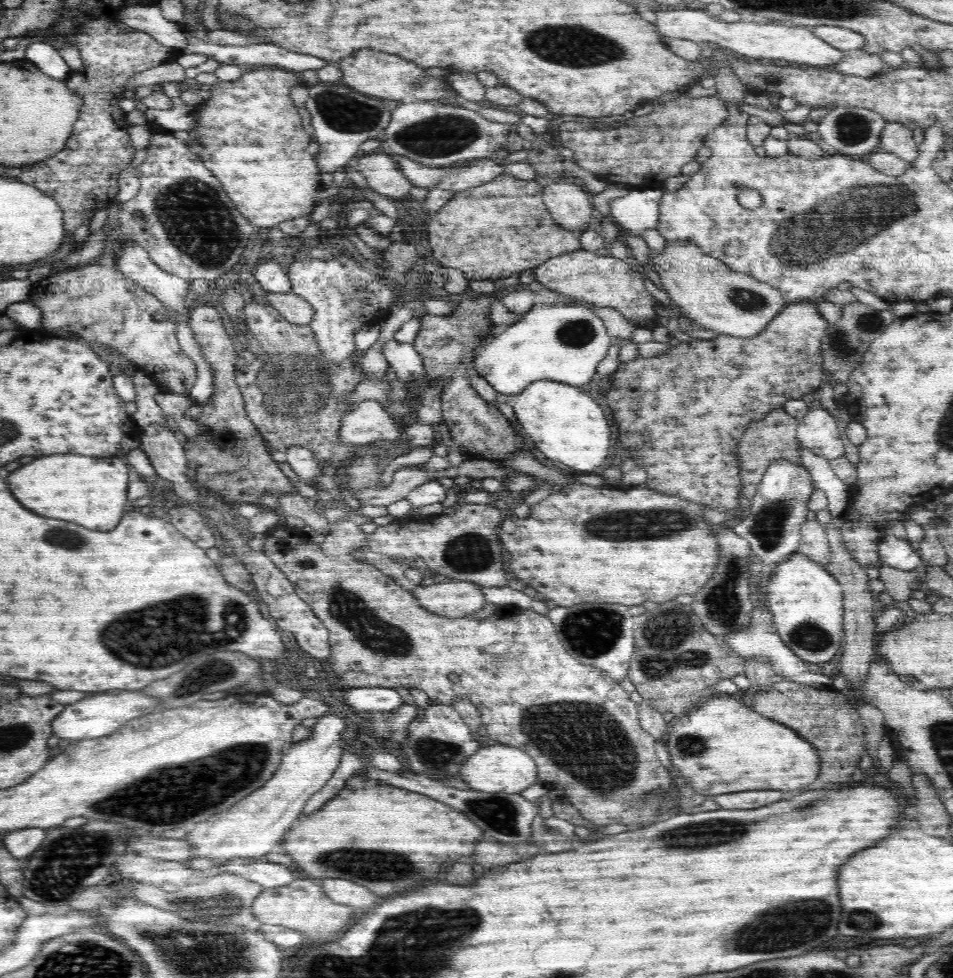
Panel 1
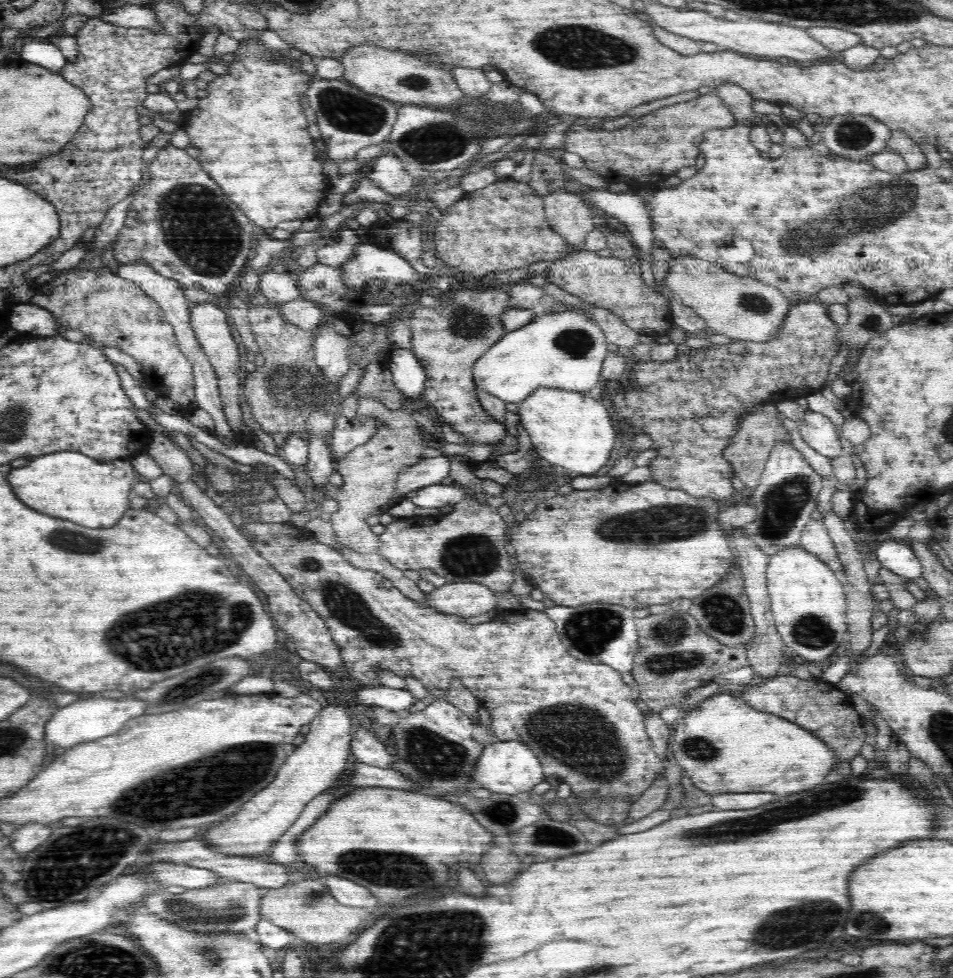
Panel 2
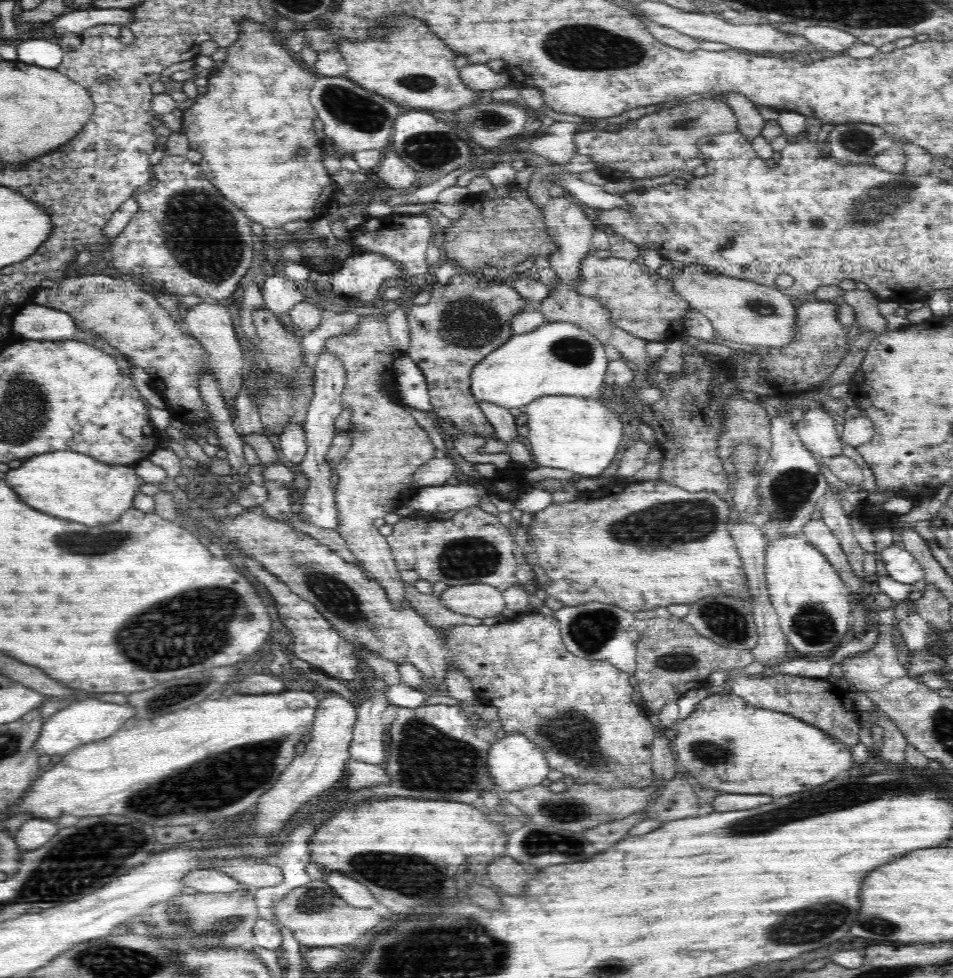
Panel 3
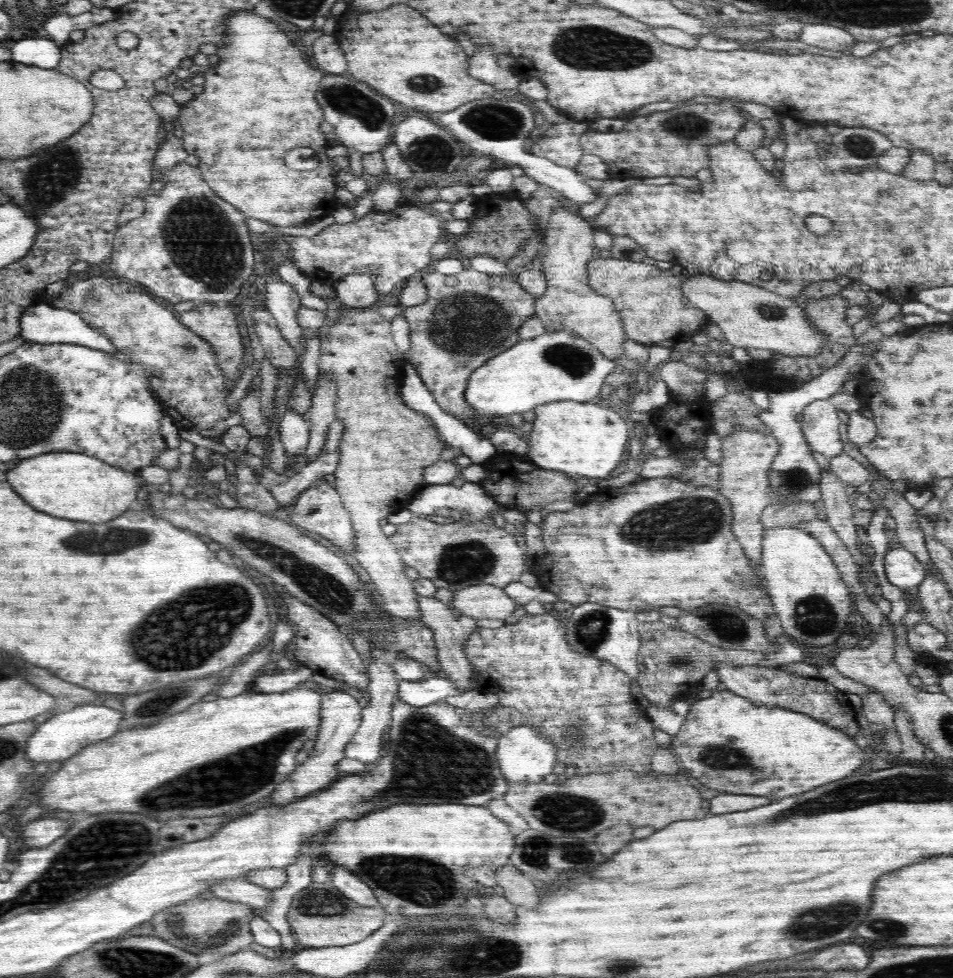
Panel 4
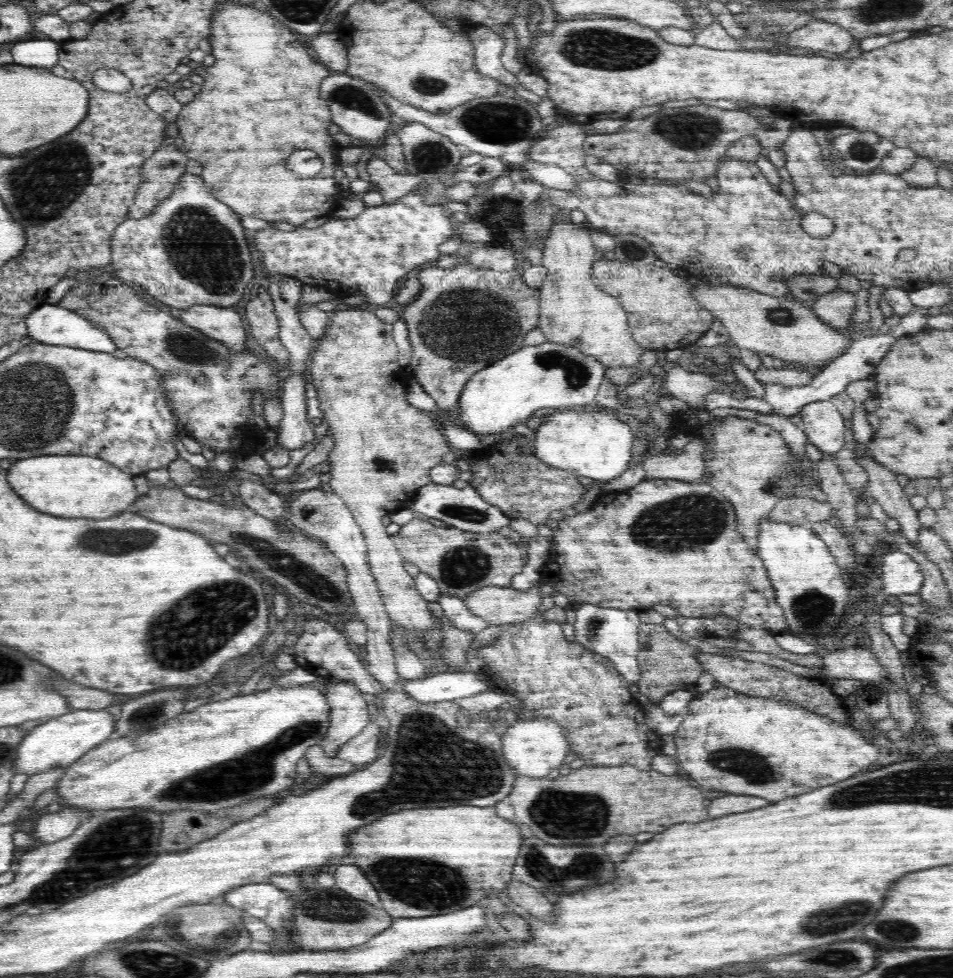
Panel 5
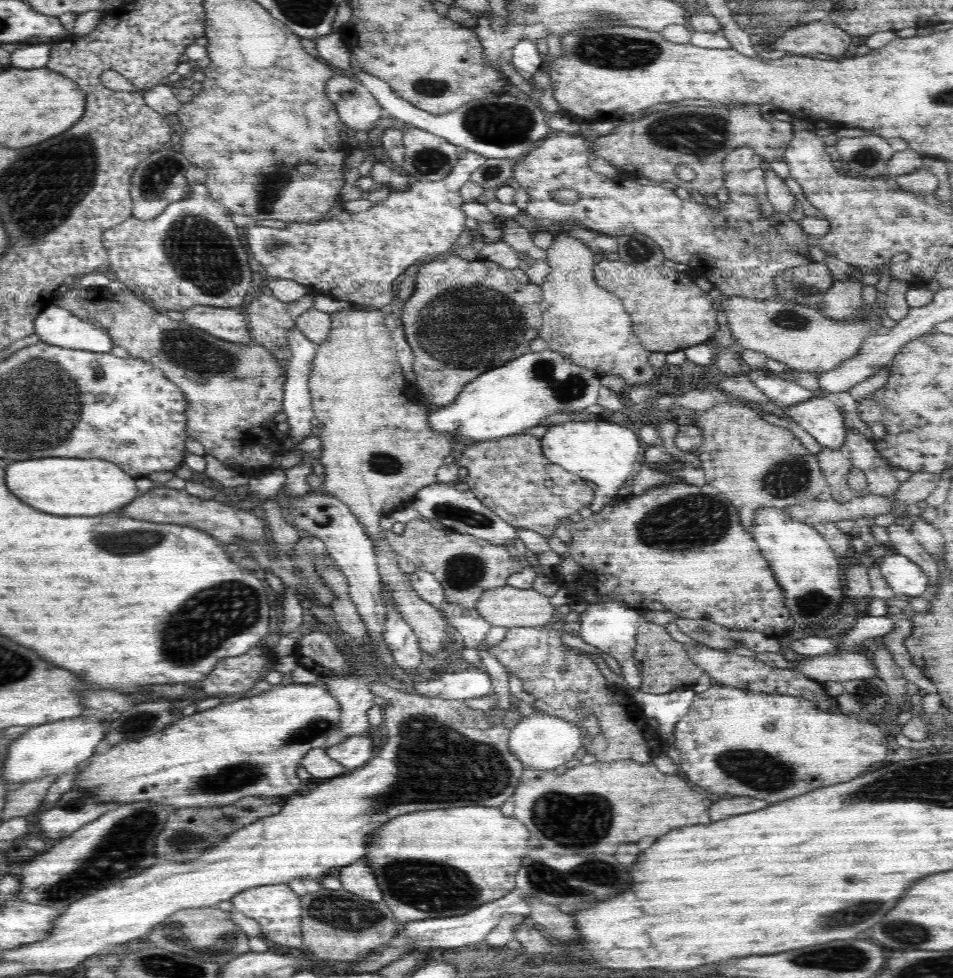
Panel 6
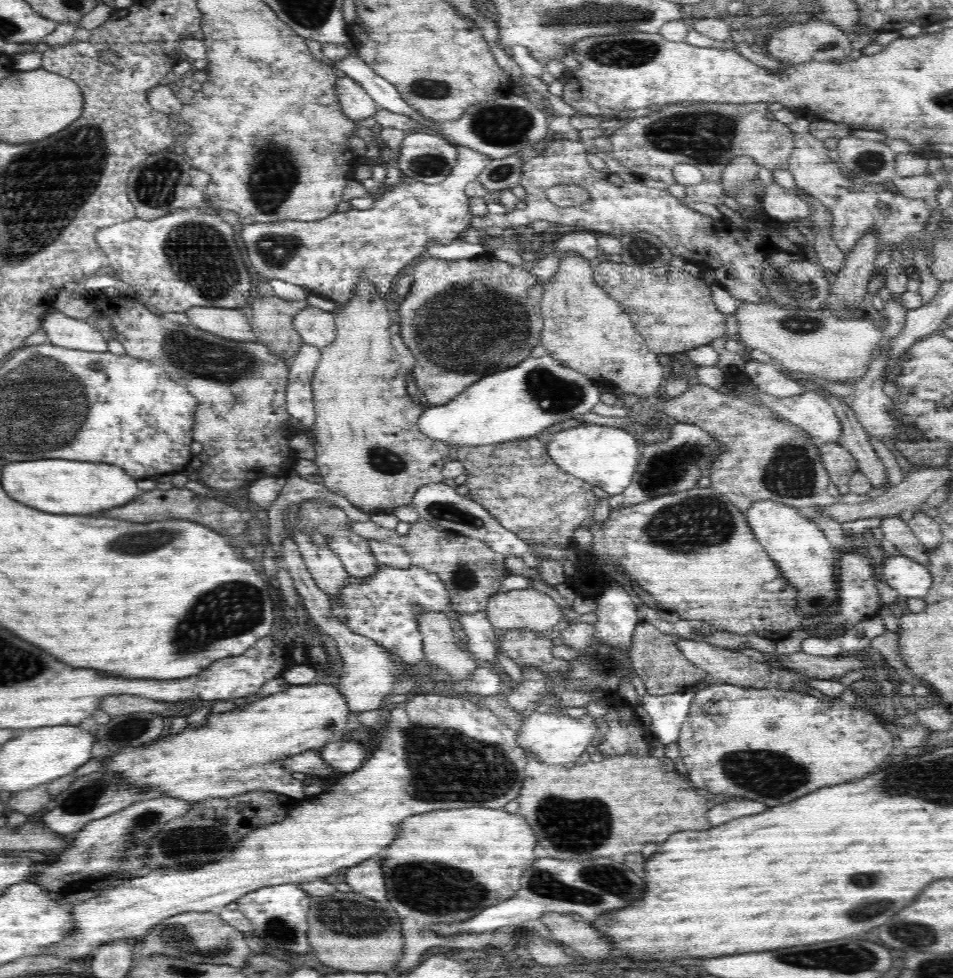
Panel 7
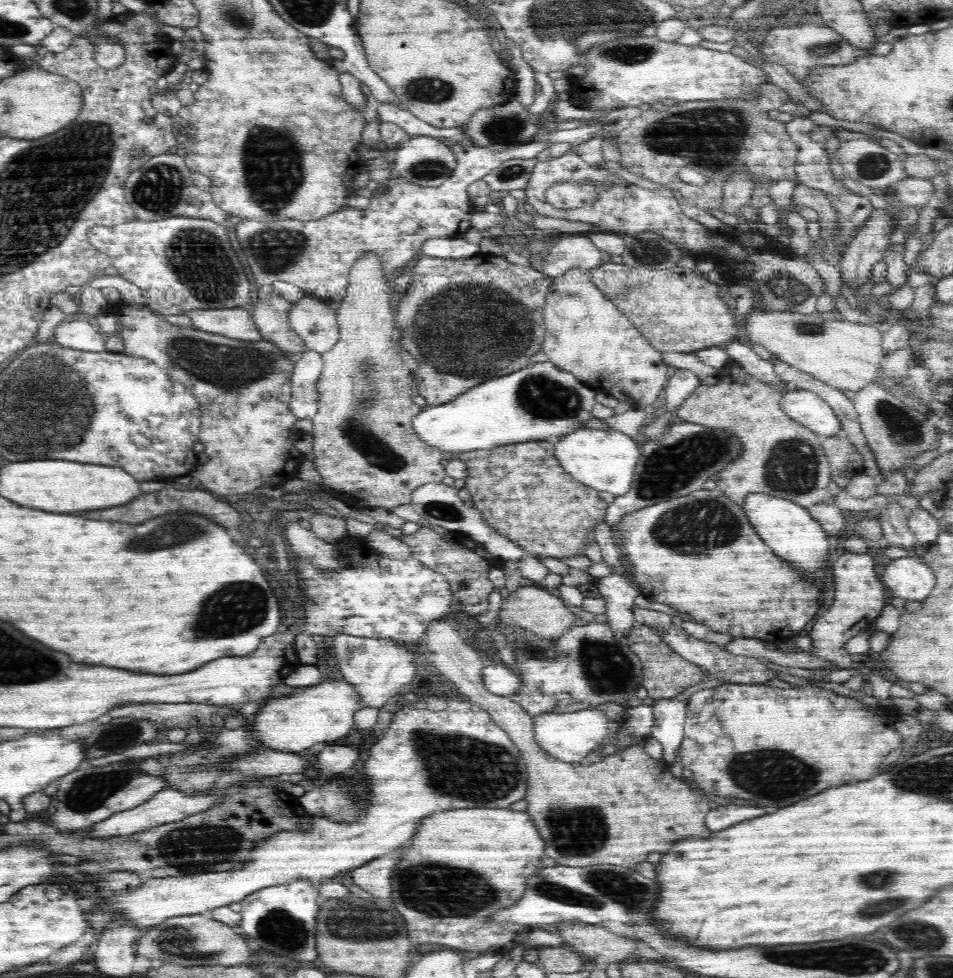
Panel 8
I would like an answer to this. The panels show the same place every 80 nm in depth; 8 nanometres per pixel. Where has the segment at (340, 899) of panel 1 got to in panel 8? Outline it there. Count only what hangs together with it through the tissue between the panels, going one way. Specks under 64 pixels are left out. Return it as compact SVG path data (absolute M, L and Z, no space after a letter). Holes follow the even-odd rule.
M399 850L391 851L388 856L370 860L358 868L352 869L352 880L362 890L370 892L376 898L390 898L392 894L392 872L400 862Z

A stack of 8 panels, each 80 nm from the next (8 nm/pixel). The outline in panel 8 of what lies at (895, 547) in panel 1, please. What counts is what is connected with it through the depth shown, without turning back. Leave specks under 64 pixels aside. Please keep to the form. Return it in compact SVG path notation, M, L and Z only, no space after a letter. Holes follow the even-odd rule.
M902 557L887 561L882 581L898 598L922 601L936 586L936 575L919 557Z

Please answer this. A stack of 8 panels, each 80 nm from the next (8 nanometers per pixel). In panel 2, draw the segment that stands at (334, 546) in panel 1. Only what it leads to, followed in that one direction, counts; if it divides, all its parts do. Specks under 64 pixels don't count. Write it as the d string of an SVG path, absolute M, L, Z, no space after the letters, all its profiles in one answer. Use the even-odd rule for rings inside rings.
M360 397L357 400L357 417L375 418L383 425L364 444L354 447L343 459L335 461L335 470L342 475L343 484L335 499L338 510L330 516L330 521L340 545L360 554L378 554L382 544L380 535L372 532L370 524L364 520L374 512L388 511L397 503L394 486L398 474L425 459L422 452L428 448L429 437L418 427L410 413L388 409L376 398Z

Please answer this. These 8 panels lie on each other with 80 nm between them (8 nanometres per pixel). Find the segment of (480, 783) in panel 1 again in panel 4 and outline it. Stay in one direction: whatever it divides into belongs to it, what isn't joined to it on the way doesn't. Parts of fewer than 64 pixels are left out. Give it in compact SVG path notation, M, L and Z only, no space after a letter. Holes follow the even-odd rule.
M512 726L506 734L501 735L497 740L496 757L498 757L498 765L508 783L537 783L544 781L544 777L553 774L557 764L558 747L552 740L542 736L536 728L532 726Z

